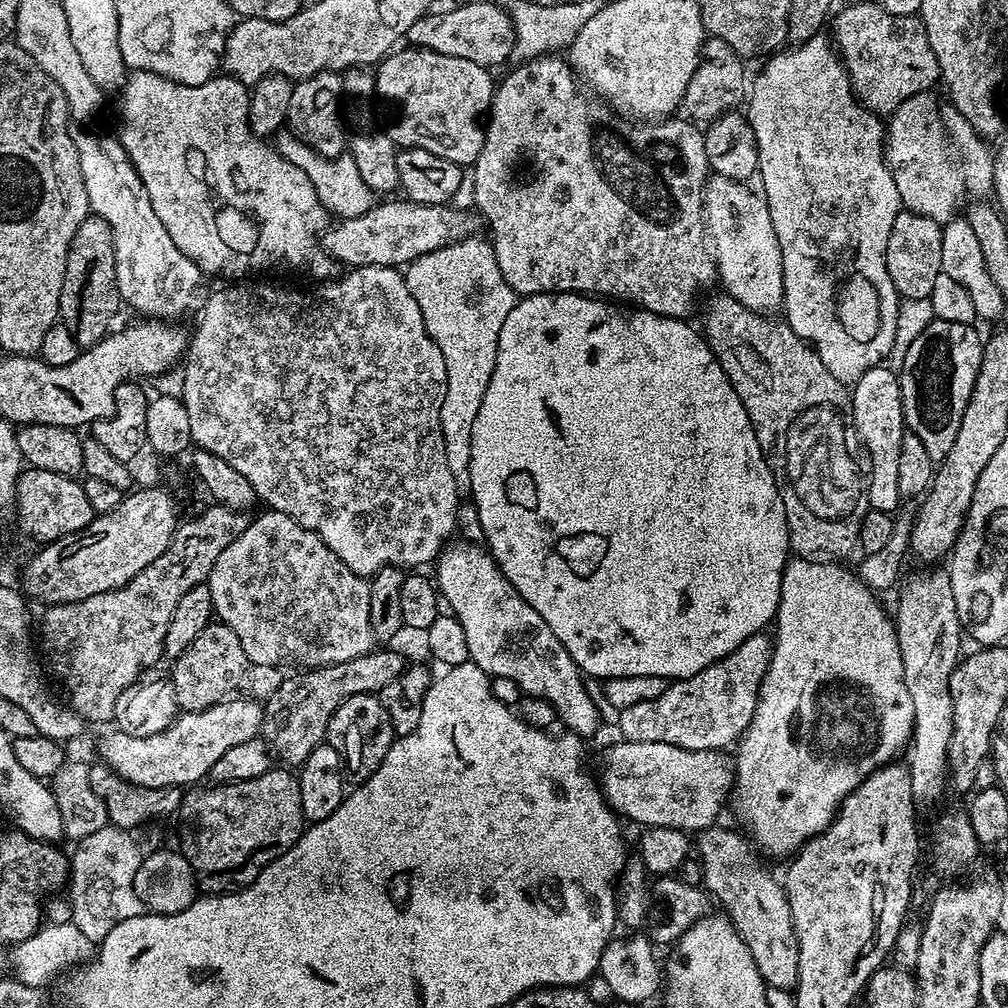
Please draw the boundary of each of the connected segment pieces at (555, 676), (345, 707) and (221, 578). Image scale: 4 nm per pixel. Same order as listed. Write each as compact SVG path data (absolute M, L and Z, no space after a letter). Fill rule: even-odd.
M452 542L435 561L437 589L466 634L468 659L489 677L509 679L521 693L541 696L554 706L556 719L567 731L589 738L600 728L600 712L588 693L585 677L570 658L568 648L542 622L538 610L530 606L510 586L504 572L487 547L476 542Z
M366 693L347 698L334 710L326 735L326 743L338 750L347 779L352 782L370 778L370 774L374 774L374 770L382 766L382 758L386 758L395 739L396 731L383 699L379 695Z
M264 510L257 520L255 517L248 529L218 554L218 562L214 562L206 583L213 613L219 623L238 634L242 650L246 650L246 658L254 666L302 664L298 666L312 669L347 662L373 651L369 581L352 573L317 532L286 514Z

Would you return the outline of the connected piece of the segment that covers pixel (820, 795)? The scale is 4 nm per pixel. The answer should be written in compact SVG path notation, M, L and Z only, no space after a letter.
M792 558L789 559L788 563L784 565L784 573L782 574L782 586L780 587L780 601L778 602L778 610L776 611L776 619L774 621L774 639L772 642L772 658L770 660L770 666L766 670L766 674L762 678L762 686L760 687L760 697L758 698L758 706L754 710L754 718L750 722L750 726L746 726L746 730L740 736L740 739L736 741L734 745L734 753L736 752L736 758L734 756L734 787L731 790L731 799L736 799L736 812L740 815L740 820L744 824L748 824L748 828L752 831L751 839L755 841L757 845L761 844L766 851L772 856L788 856L791 857L793 854L800 851L800 847L807 842L812 840L820 832L826 831L832 824L832 819L835 818L836 813L840 810L840 803L848 797L851 792L854 791L860 785L865 778L870 774L874 774L879 768L883 768L885 764L893 763L897 759L896 756L905 751L909 747L912 738L912 729L915 726L914 706L910 700L910 696L906 690L906 682L903 681L903 658L902 650L899 646L899 638L896 635L896 625L893 617L888 616L884 613L882 605L876 601L877 593L873 589L869 588L864 583L863 579L859 575L856 576L848 568L843 568L843 563L833 562L828 558Z

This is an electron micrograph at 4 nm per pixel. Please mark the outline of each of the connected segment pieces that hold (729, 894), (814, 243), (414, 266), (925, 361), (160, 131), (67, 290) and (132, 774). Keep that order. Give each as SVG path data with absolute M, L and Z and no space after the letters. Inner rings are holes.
M720 826L709 827L695 837L694 848L696 852L700 851L698 859L704 866L703 887L715 899L717 896L728 907L727 915L735 925L742 942L746 942L750 954L758 966L758 974L762 974L765 985L768 988L792 990L795 989L798 982L798 938L794 934L794 918L788 894L784 890L783 883L777 877L775 880L771 870L752 853L753 845L747 839L745 840L738 833L731 832L728 828L720 828Z
M817 34L812 36L809 40L805 40L802 44L785 47L783 50L769 55L767 59L763 61L763 64L764 69L757 74L756 81L754 81L753 84L751 81L750 91L747 93L746 105L748 104L748 109L746 109L746 115L748 121L750 122L750 126L754 130L754 138L758 142L758 162L760 163L758 169L758 181L760 180L761 184L759 187L762 189L762 195L765 202L768 203L768 209L770 210L770 222L774 222L774 234L778 238L778 246L782 250L782 282L784 283L782 316L787 324L792 327L794 334L798 334L803 340L808 341L808 343L815 348L818 358L822 358L822 366L826 366L826 370L830 370L830 374L834 374L834 378L838 382L842 382L846 386L851 386L858 382L858 378L862 378L862 374L866 374L866 370L881 367L882 362L884 362L890 354L890 350L894 346L894 336L897 329L899 306L902 301L901 296L899 296L896 292L894 282L890 282L890 270L886 270L886 242L890 242L890 230L894 226L894 218L898 218L898 214L902 210L900 195L898 194L898 186L894 186L894 178L890 174L888 165L884 163L884 134L886 131L886 124L881 117L864 107L864 105L856 99L856 94L852 91L852 80L848 77L848 72L845 70L844 64L840 60L833 41L829 39L827 35Z
M469 234L465 240L456 240L453 244L442 246L428 254L422 254L403 269L406 286L410 286L410 294L414 294L414 302L418 302L418 310L422 310L422 322L426 322L426 330L430 338L442 350L442 358L446 358L446 398L442 398L442 438L446 446L446 466L450 466L450 474L454 474L454 482L460 493L471 489L470 482L470 434L474 422L478 420L478 406L482 406L482 397L486 395L486 386L490 386L490 374L494 374L494 362L498 354L498 334L502 334L502 326L510 310L514 310L518 299L516 292L506 286L506 278L502 278L502 270L498 270L498 258L494 254L491 243L487 239L479 240L479 235Z
M932 320L910 343L910 348L906 350L905 365L898 373L907 431L922 438L922 446L926 446L933 462L942 461L946 454L950 454L950 446L954 446L954 438L958 434L958 425L962 423L962 414L970 402L970 390L974 390L974 378L978 378L978 370L982 366L984 340L974 329L972 324Z
M133 71L127 77L127 83L118 92L118 96L120 96L119 142L126 150L134 170L138 170L138 174L146 186L146 194L150 194L150 206L154 206L154 214L158 214L162 226L166 226L166 234L170 234L170 238L174 238L174 246L178 246L178 250L182 250L182 254L186 254L186 258L195 262L209 277L244 278L247 277L244 276L247 272L264 272L267 268L272 268L275 264L280 264L285 260L292 268L305 268L316 279L316 282L327 281L335 273L332 271L338 268L338 264L318 243L318 234L323 233L329 227L330 213L318 198L314 186L310 183L310 178L306 178L306 174L302 174L302 170L298 170L298 166L294 166L294 162L286 162L286 158L282 158L282 154L277 152L267 139L254 135L248 129L249 95L249 85L227 74L217 74L211 80L202 82L202 86L186 86L176 84L173 80L167 80L153 72ZM216 196L220 202L220 236L214 236L214 232L216 232L214 230Z
M93 215L78 226L78 234L70 242L66 258L66 278L60 295L60 320L79 342L81 349L92 348L113 327L112 319L122 308L116 263L114 262L114 234L100 216Z
M240 699L223 700L197 712L181 711L172 725L158 734L131 737L130 734L112 730L109 736L100 740L99 759L121 780L137 784L139 788L180 790L185 786L199 785L203 781L200 779L211 773L214 762L218 762L226 750L261 735L264 716L261 701Z

